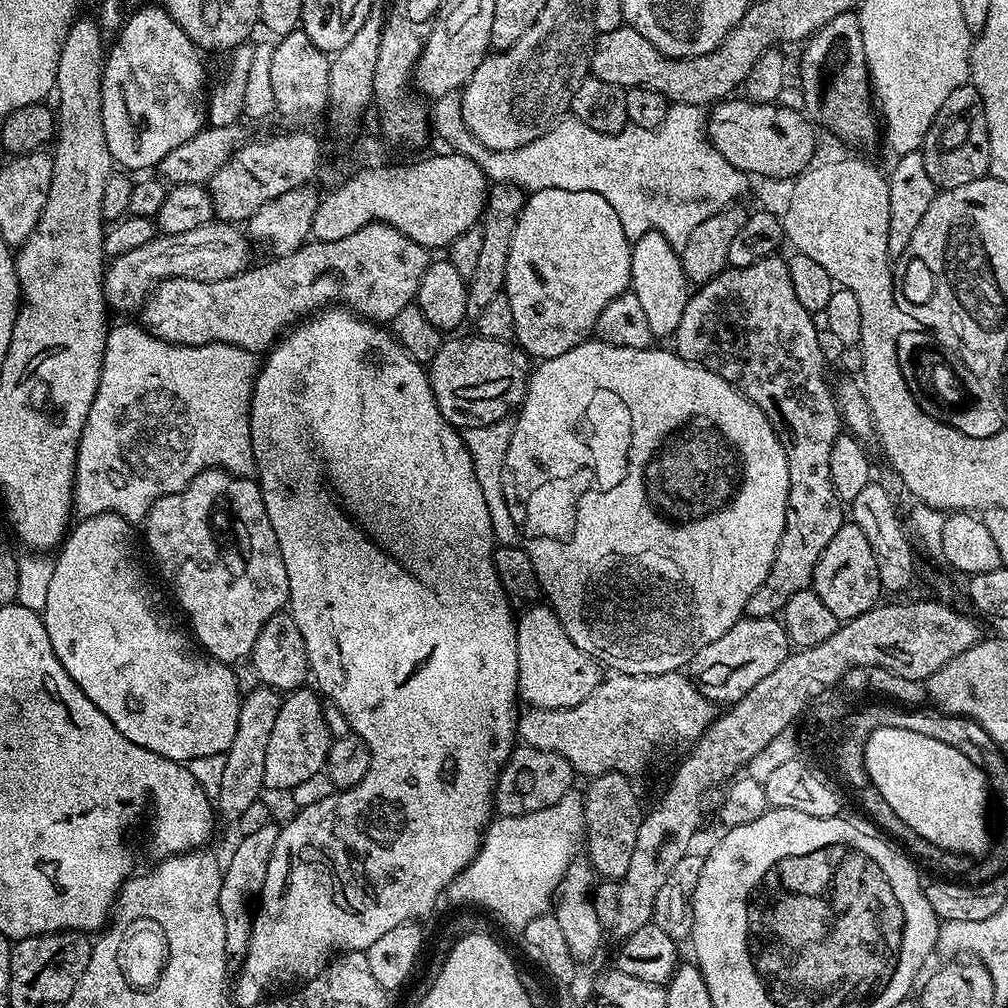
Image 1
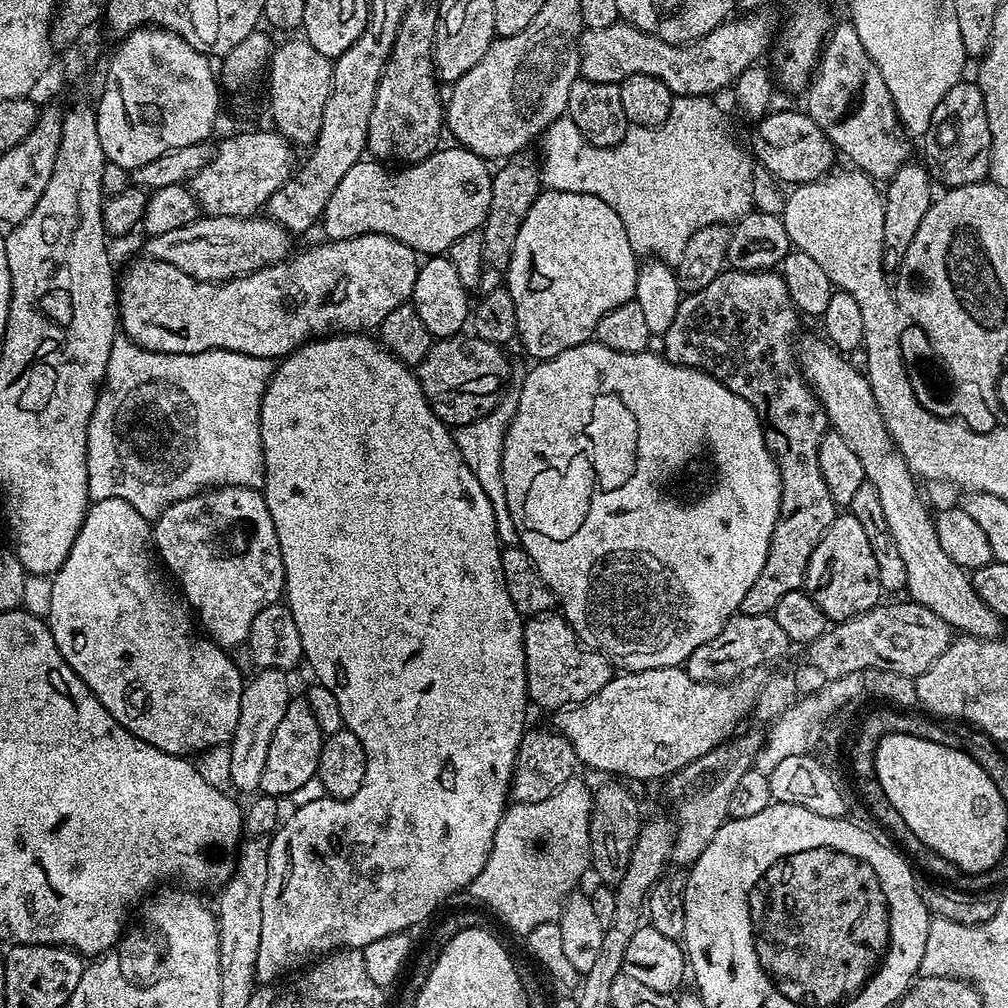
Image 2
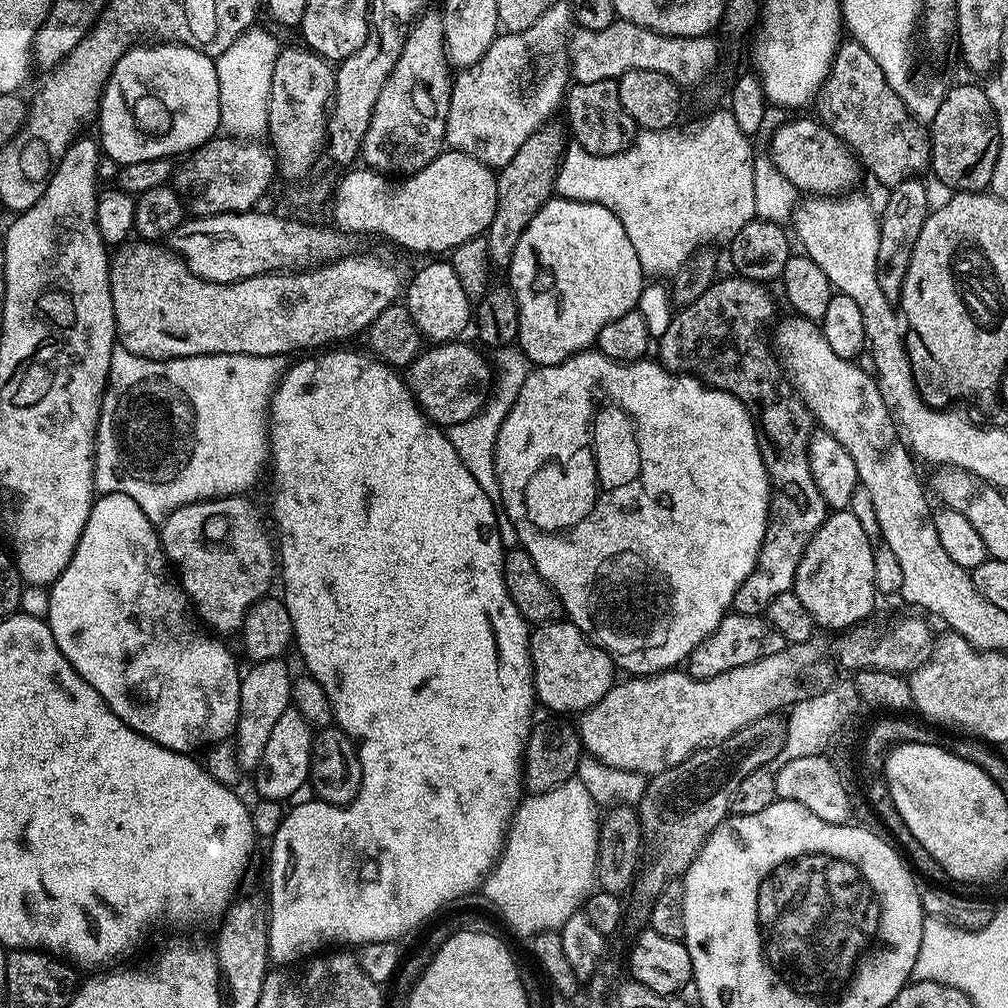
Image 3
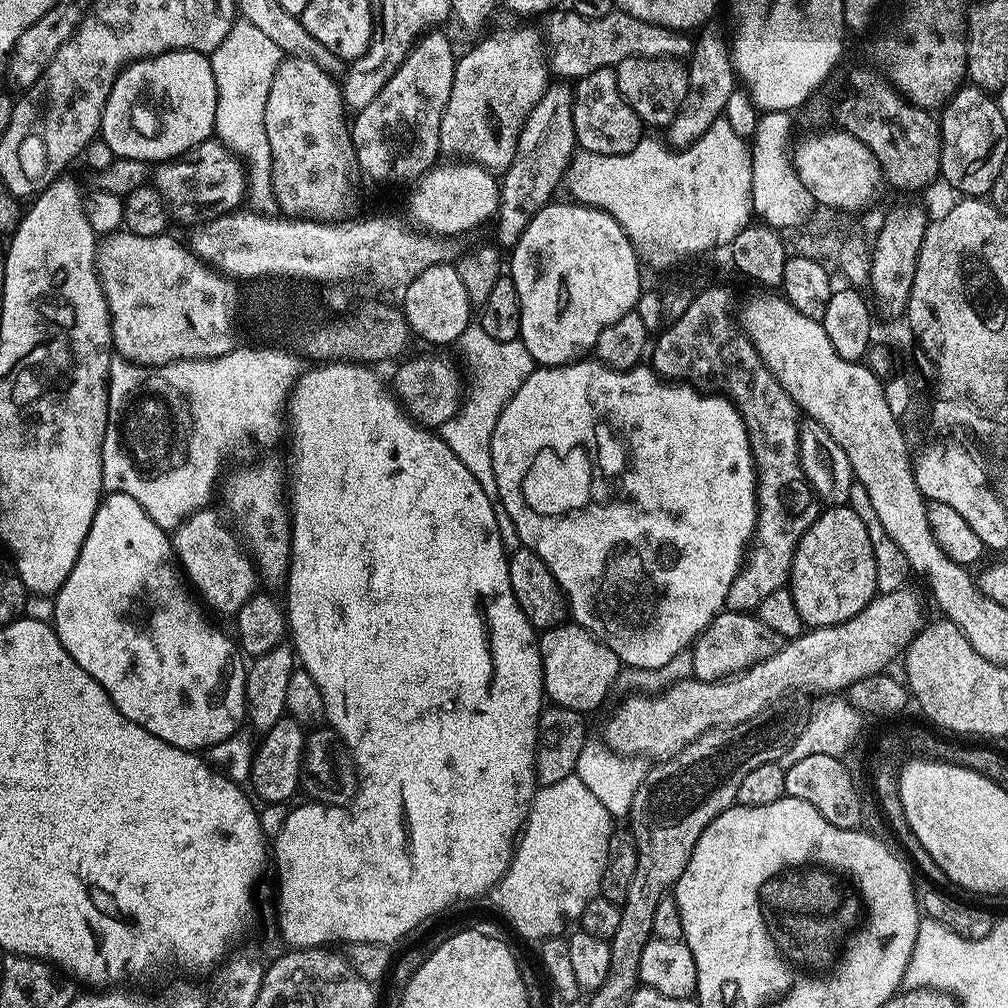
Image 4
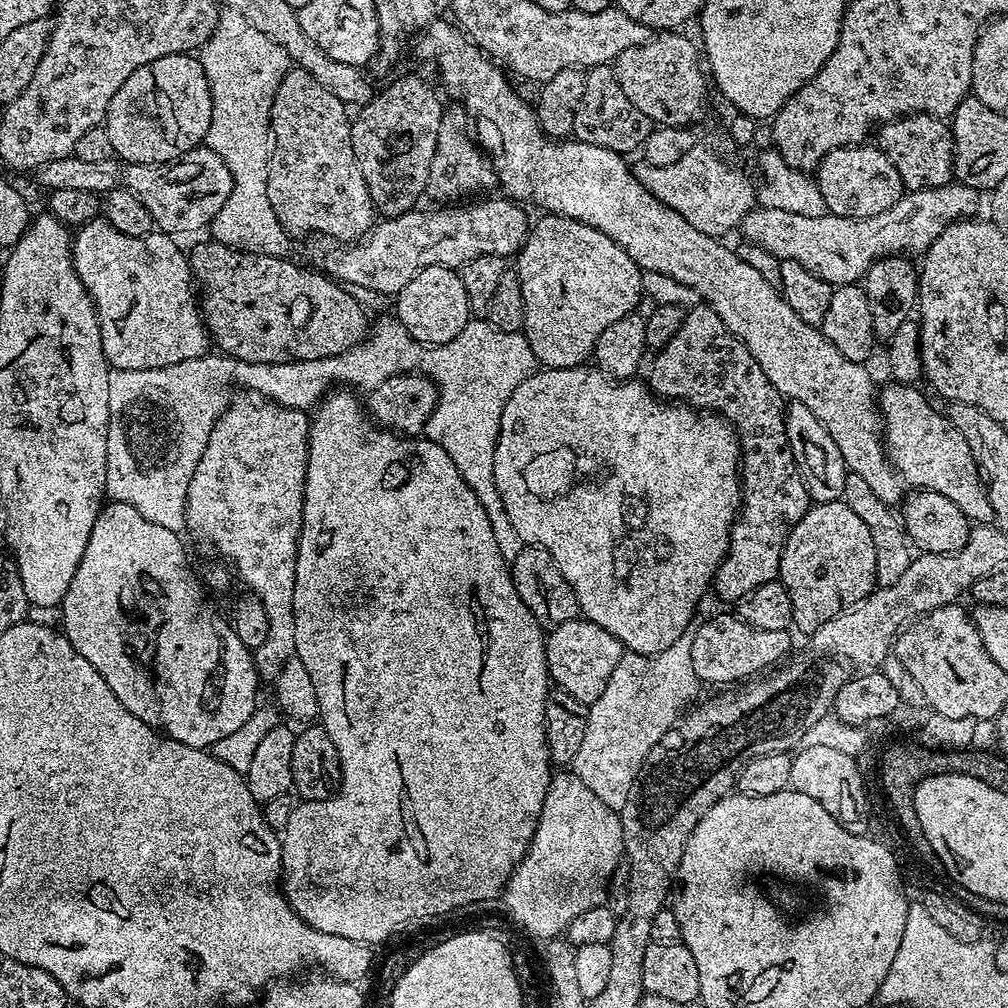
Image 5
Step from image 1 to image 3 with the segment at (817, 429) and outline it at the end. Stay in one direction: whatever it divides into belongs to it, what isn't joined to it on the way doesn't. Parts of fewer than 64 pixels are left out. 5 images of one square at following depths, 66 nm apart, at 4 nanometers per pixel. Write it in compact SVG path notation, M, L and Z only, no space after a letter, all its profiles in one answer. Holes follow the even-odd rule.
M731 274L725 278L717 279L715 284L710 285L702 294L702 298L694 298L694 302L690 302L690 306L679 309L673 315L669 322L669 328L664 334L658 337L658 344L660 344L660 356L658 356L659 363L663 364L669 372L677 374L687 374L696 377L702 384L707 384L710 388L716 388L720 392L728 392L734 398L738 398L747 408L748 412L754 417L756 421L756 439L760 442L760 453L764 459L766 466L766 474L768 475L768 525L764 531L764 545L760 547L760 554L756 562L756 568L747 576L742 582L742 586L738 586L738 590L732 599L731 611L737 616L758 616L767 613L770 602L774 602L774 598L778 598L778 594L783 592L793 591L796 582L796 571L798 570L798 562L802 558L802 554L812 535L816 533L822 526L822 522L830 514L828 503L822 498L822 494L818 490L818 486L814 486L814 474L810 474L810 462L808 461L808 438L814 428L814 421L805 408L803 402L794 395L793 389L790 387L777 359L774 357L773 351L764 345L764 340L760 337L760 332L756 329L755 320L760 316L760 300L756 295L759 294L761 285L754 280L745 280L739 274Z

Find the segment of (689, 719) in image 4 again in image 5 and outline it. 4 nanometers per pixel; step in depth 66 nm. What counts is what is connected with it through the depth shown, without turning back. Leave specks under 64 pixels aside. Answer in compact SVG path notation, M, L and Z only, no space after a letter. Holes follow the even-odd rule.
M977 524L969 531L966 546L956 552L920 552L913 555L910 567L902 573L898 582L894 582L894 586L877 587L865 600L841 612L814 633L817 646L824 651L821 653L831 654L849 665L861 664L864 670L880 666L890 656L896 643L898 632L892 629L892 624L903 625L930 610L957 603L961 599L959 596L963 592L965 595L974 582L1005 571L1004 540L1006 533L998 526Z

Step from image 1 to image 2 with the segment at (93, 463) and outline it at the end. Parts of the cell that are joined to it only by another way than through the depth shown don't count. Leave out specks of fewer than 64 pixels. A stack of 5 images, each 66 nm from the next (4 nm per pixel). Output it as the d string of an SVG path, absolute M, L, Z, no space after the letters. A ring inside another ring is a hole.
M117 335L116 341L110 346L110 362L106 362L104 387L96 400L94 414L88 427L88 494L93 501L106 498L122 498L142 514L149 522L154 522L174 502L185 500L210 488L223 488L229 484L243 488L263 489L264 486L264 447L260 433L260 407L264 391L268 389L274 364L271 359L254 358L250 354L231 352L230 350L206 350L198 354L174 354L173 352L155 352L138 346L127 336ZM168 412L172 415L172 424L180 428L184 436L176 440L176 448L168 448Z

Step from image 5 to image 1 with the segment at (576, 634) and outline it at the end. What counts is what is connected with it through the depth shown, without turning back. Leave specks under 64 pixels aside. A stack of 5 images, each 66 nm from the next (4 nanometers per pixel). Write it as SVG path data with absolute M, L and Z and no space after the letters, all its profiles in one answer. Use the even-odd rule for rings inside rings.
M533 603L521 612L516 616L519 699L534 708L569 708L590 698L602 679L600 661L570 642L570 634L547 603Z

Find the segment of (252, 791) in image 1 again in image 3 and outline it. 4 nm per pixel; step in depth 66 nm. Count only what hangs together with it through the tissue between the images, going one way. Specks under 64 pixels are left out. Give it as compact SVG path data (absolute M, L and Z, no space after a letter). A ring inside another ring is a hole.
M283 659L258 660L251 665L249 672L245 671L240 677L240 720L236 723L234 742L238 747L238 759L241 767L246 770L255 769L262 758L262 750L270 739L270 730L278 718L292 703L293 673L288 673Z

